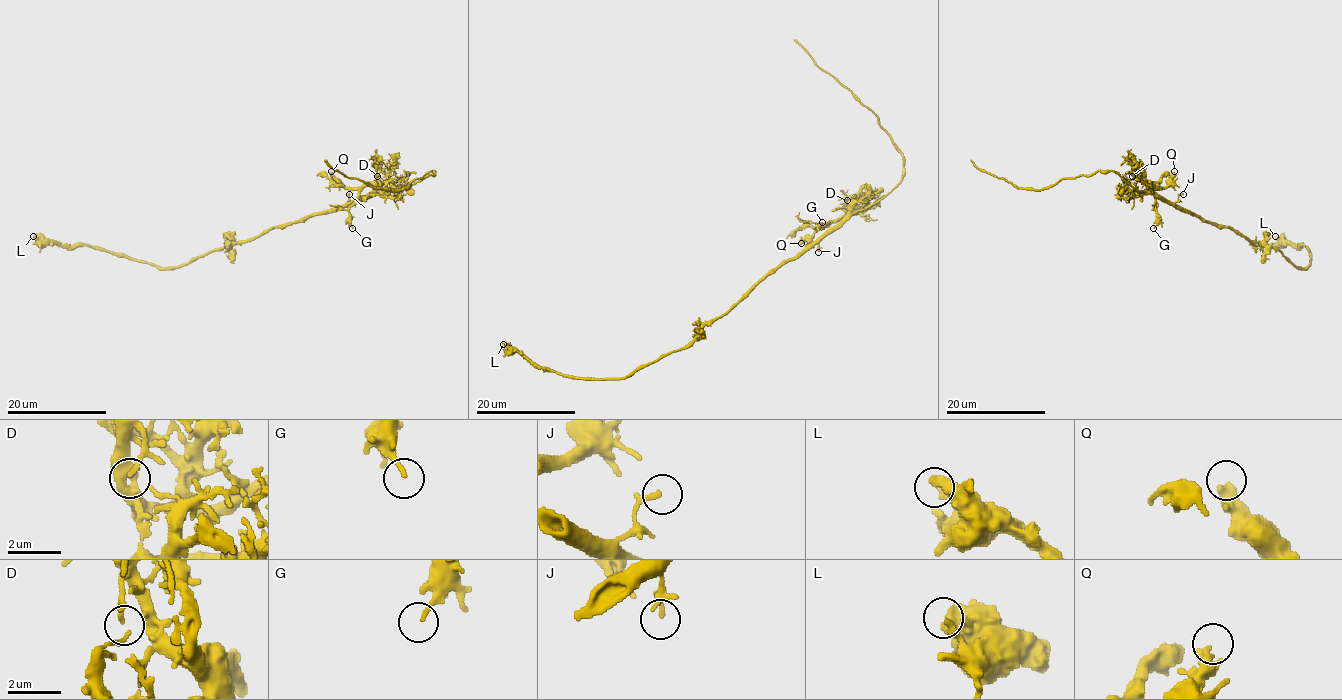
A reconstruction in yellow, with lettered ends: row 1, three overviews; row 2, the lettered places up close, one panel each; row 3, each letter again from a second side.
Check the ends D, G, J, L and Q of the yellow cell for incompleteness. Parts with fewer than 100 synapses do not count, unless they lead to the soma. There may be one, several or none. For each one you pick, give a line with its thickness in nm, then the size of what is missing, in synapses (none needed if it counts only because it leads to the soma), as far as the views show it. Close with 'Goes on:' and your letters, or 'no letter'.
Goes on: no letter

